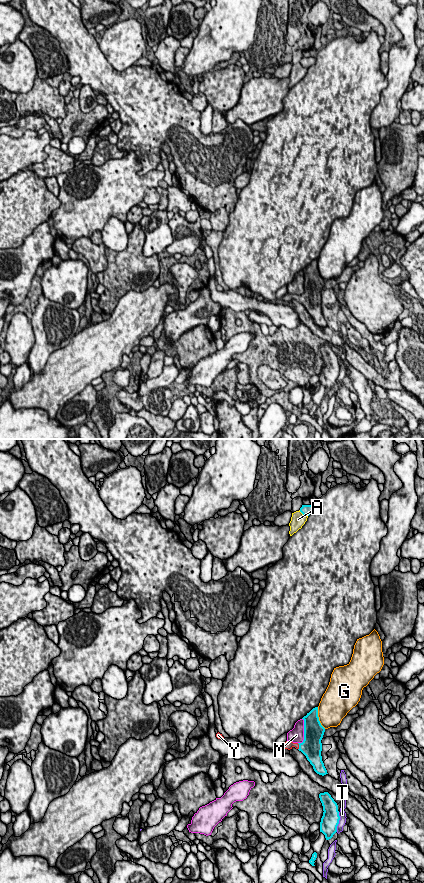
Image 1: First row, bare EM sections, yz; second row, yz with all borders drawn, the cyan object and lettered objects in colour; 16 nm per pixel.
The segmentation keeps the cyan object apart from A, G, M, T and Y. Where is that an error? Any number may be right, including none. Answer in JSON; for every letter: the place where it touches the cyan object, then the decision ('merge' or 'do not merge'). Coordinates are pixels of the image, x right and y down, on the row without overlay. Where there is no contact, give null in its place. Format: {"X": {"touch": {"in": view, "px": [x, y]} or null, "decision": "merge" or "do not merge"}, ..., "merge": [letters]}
{"A": {"touch": {"in": "yz", "px": [303, 66]}, "decision": "do not merge"}, "G": {"touch": {"in": "yz", "px": [318, 270]}, "decision": "do not merge"}, "M": {"touch": {"in": "yz", "px": [304, 284]}, "decision": "do not merge"}, "T": {"touch": {"in": "yz", "px": [338, 374]}, "decision": "do not merge"}, "Y": {"touch": {"in": "yz", "px": [299, 298]}, "decision": "merge"}, "merge": ["Y"]}

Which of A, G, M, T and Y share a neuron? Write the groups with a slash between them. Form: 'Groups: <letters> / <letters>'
Groups: A / G / M T / Y

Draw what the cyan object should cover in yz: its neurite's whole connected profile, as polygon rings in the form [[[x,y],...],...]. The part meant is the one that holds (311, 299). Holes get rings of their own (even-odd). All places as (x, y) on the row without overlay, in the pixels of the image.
[[[318,259],[313,260],[306,268],[302,270],[304,272],[304,292],[302,295],[293,295],[286,293],[282,297],[282,301],[292,301],[295,299],[301,303],[313,318],[314,323],[319,327],[326,327],[327,322],[322,313],[321,303],[325,280],[321,277],[318,269]]]

